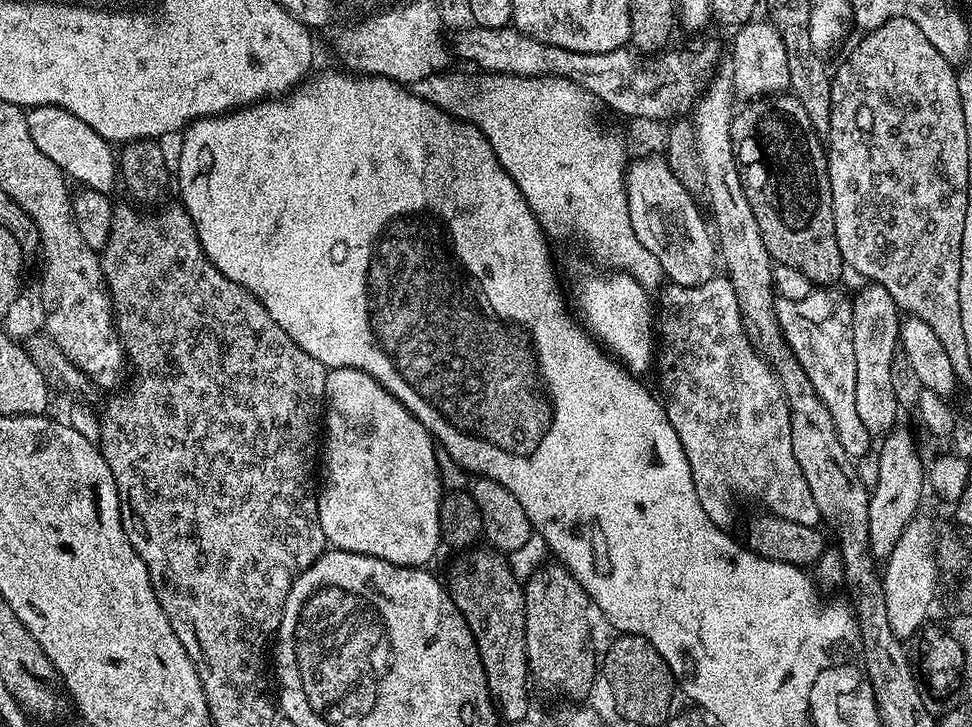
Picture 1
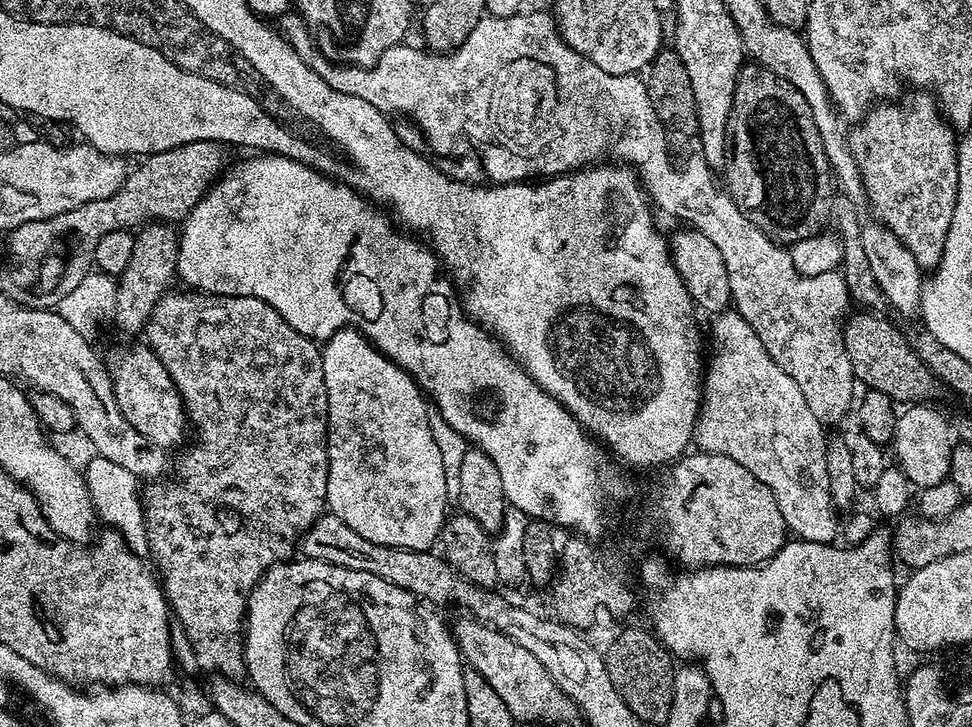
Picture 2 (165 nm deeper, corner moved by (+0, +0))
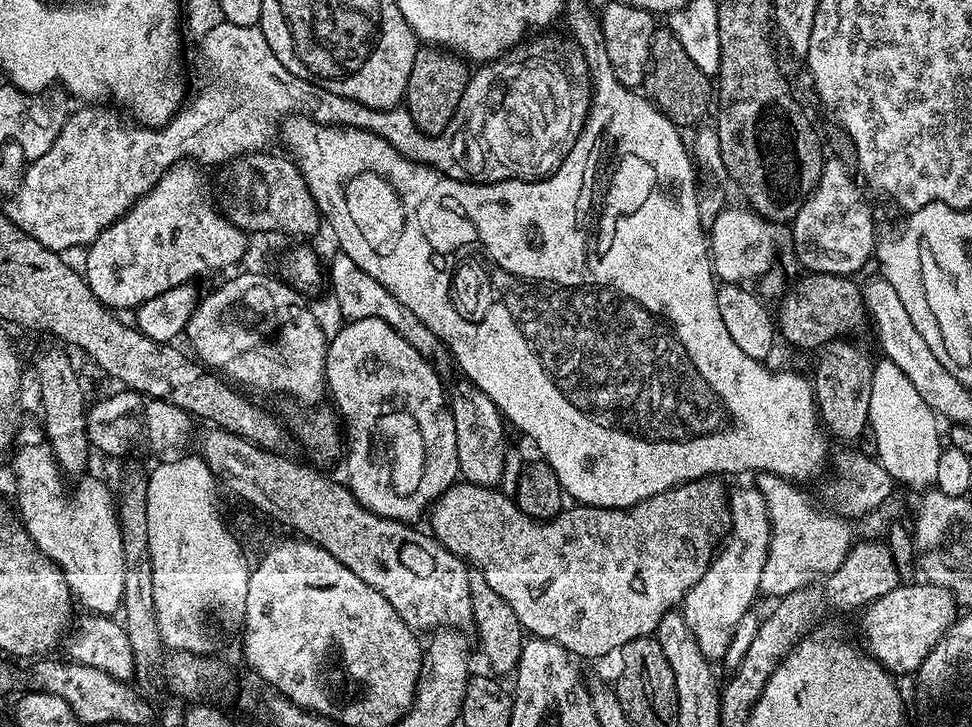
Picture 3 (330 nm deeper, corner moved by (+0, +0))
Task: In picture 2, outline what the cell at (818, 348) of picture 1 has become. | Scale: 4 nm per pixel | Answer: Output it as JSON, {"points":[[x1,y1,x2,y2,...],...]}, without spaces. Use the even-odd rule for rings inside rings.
{"points":[[528,12,525,16,515,14,512,17,494,17,485,14,471,30,469,36,451,51,437,54,435,51,420,48,411,48,408,42,401,42,394,45,390,50,386,50,386,54,382,54,382,58,377,62,380,65,380,88,372,88,372,92,376,92,376,96,380,96,380,100,376,100,376,106,380,108,381,112,391,113,391,108,395,104,400,104,401,114,416,120,417,126,424,131,429,146,436,152,450,151,452,136,465,136,469,146,472,147,469,149,479,157,483,175,488,178,490,176,489,179,498,184,515,184,517,182,532,182,537,178,551,178,579,170,585,166,595,165,605,158,623,162,625,165,637,169,651,203,659,211,661,208,662,211,669,212,670,215,677,216,680,220,685,220,688,223,685,225,691,226,706,238,710,238,710,242,714,242,714,246,718,246,718,254,722,254,722,258,726,262,726,272,730,278,735,311,739,312,742,318,746,318,746,322,750,322,750,326,754,326,754,330,762,338,762,344,766,346,770,358,774,358,774,362,778,362,778,366,782,366,782,370,786,370,786,374,790,374,790,378,794,378,794,382,798,382,798,390,802,390,803,396,806,397,806,406,810,406,814,418,818,418,818,422,822,425,831,426,831,424,838,423,848,411,853,411,852,391,858,388,858,381,848,357,848,350,844,341,845,325,842,322,847,321,850,315,848,307,853,307,854,301,848,293,848,284,843,275,839,271,818,274,817,276,802,275,794,266,791,251,772,240,737,206,736,201,722,187,717,173,704,161,703,156,693,154,693,156,686,157,681,164,675,164,671,154,668,153,670,133,658,118,658,114,654,114,654,102,650,102,647,83,639,75,615,76,614,74,606,74,606,70,594,66,594,62,590,62,585,56,578,54,578,50,571,48,561,38,560,29,556,27,555,19,549,13,547,16,544,12]]}

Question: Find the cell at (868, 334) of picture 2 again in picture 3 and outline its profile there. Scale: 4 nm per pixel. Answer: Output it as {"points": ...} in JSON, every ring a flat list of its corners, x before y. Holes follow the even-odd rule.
{"points":[[821,272,804,274,796,288,789,287,779,301,778,332,782,340,796,348,819,350,832,340,851,337,851,332,866,324,864,298,856,282,847,276,831,276]]}

